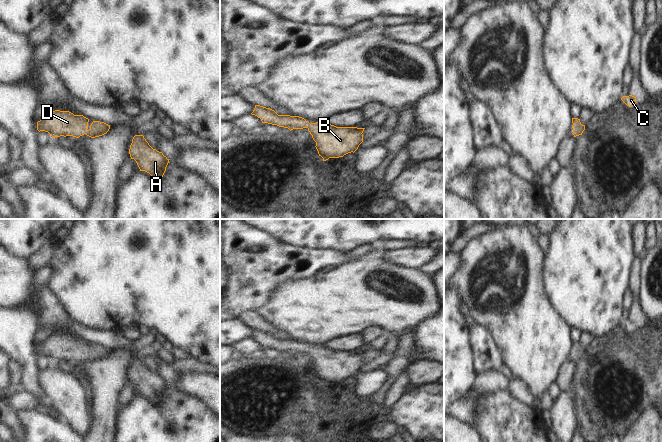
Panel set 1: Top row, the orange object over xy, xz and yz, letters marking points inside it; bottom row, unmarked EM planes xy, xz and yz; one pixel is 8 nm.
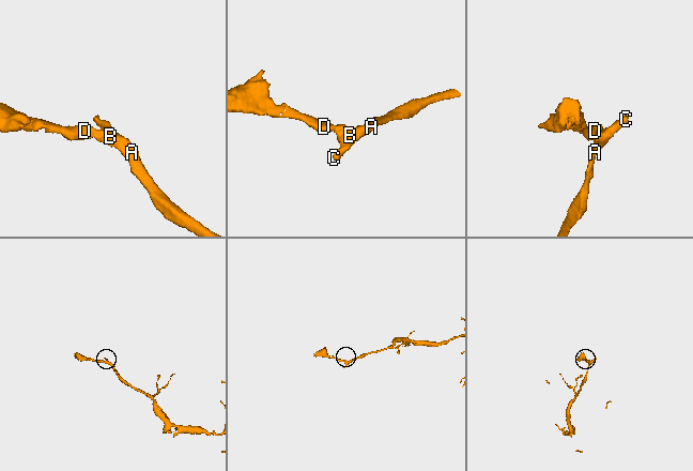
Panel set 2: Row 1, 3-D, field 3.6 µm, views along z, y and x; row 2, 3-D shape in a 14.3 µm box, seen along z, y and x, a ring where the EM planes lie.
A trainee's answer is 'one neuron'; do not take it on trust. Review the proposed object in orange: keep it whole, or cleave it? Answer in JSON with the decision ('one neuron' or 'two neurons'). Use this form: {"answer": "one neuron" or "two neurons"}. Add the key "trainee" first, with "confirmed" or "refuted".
{"trainee": "confirmed", "answer": "one neuron"}

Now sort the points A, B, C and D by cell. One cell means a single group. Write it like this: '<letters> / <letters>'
A B C D

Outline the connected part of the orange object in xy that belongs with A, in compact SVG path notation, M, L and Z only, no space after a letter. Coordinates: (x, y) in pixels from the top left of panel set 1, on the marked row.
M135 135L130 145L129 154L140 169L160 181L166 171L169 160L162 152L153 149L143 135Z

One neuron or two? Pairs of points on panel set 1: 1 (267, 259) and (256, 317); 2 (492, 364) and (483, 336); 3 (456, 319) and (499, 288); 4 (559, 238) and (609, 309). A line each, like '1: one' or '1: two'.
1: two
2: one
3: two
4: one

